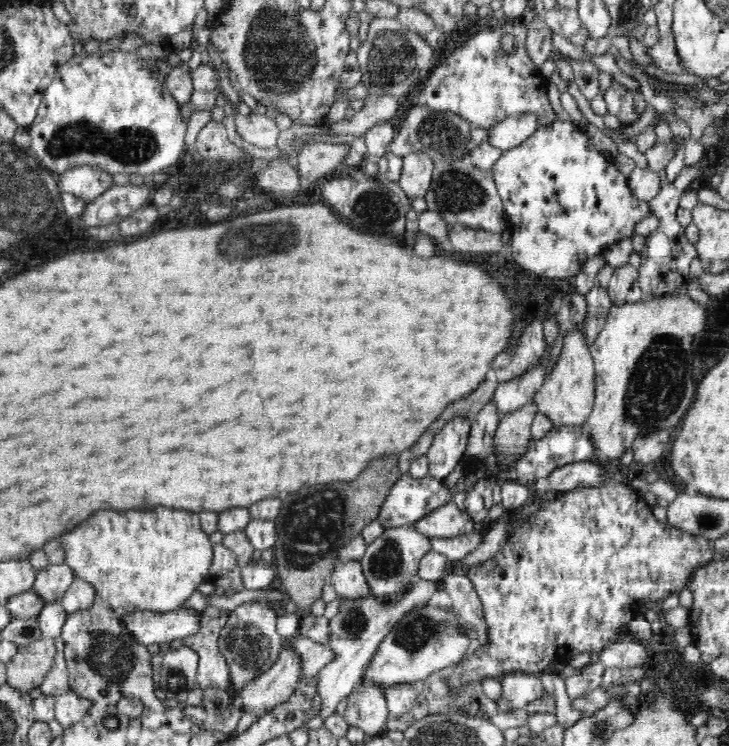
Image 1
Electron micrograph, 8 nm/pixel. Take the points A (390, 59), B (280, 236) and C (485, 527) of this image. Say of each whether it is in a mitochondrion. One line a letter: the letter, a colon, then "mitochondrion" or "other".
A: mitochondrion
B: mitochondrion
C: other

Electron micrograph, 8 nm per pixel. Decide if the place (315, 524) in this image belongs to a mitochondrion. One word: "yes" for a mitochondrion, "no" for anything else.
yes

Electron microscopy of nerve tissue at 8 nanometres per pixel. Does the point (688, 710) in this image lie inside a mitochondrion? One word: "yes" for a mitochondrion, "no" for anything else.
no

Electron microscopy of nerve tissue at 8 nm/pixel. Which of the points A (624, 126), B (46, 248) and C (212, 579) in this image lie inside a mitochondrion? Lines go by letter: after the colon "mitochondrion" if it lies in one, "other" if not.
A: other
B: mitochondrion
C: other

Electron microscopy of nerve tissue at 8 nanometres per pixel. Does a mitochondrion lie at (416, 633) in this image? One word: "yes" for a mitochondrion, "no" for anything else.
yes

